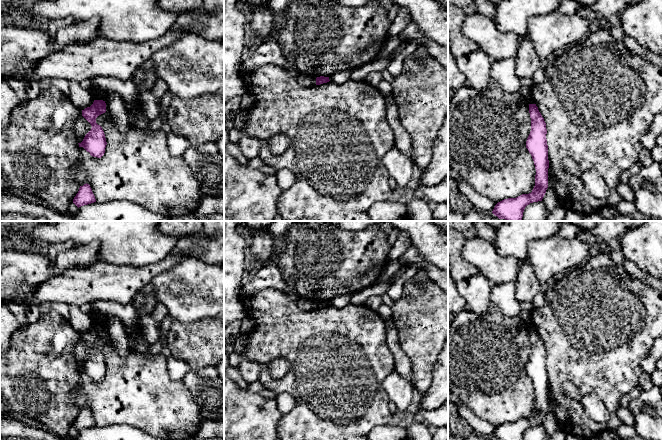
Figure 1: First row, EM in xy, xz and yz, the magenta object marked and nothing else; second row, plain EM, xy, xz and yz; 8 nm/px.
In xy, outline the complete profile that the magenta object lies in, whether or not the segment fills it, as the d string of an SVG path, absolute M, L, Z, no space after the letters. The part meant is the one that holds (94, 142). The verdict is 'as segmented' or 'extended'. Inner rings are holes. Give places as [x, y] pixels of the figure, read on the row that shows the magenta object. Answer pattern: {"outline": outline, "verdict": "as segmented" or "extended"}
{"outline": "M94 100L90 107L82 110L82 116L91 124L91 130L85 135L79 147L83 147L91 156L101 158L107 145L104 131L96 123L96 118L106 112L106 103L103 100Z", "verdict": "as segmented"}

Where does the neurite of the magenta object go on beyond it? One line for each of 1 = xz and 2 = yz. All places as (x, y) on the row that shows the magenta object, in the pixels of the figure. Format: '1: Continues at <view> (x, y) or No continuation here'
1: No continuation here
2: No continuation here

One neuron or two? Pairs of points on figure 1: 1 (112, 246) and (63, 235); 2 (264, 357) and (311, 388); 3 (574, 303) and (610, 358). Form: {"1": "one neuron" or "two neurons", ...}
{"1": "one neuron", "2": "one neuron", "3": "one neuron"}

